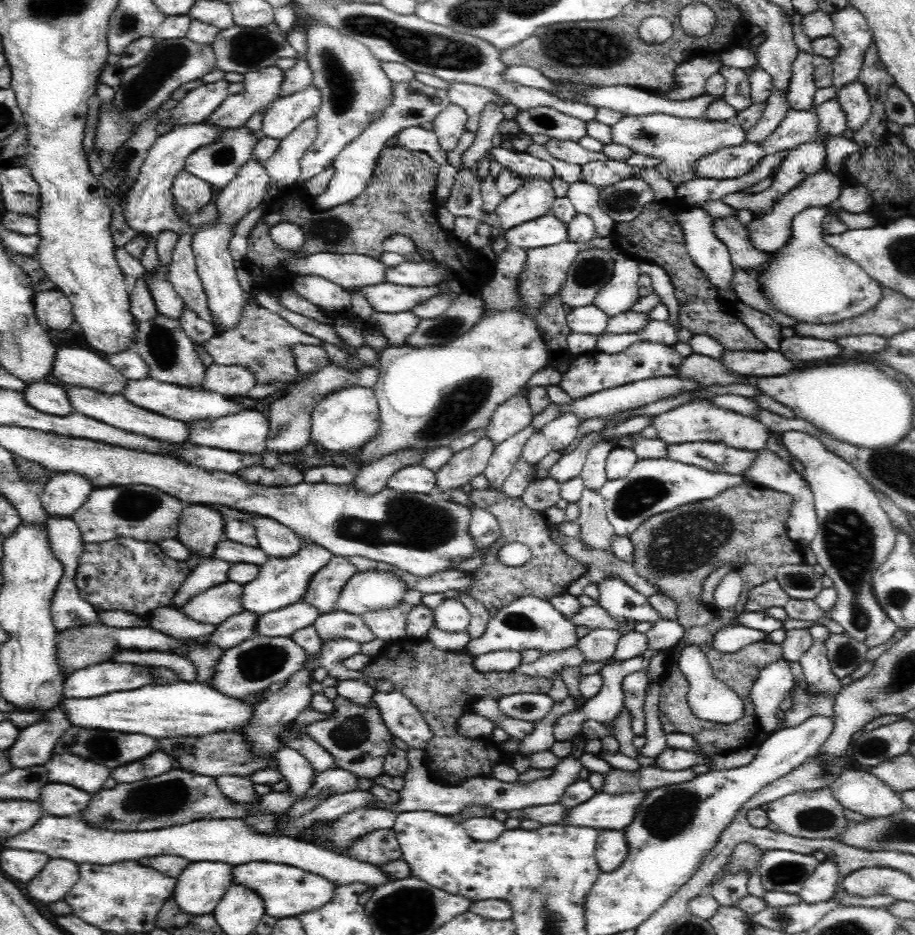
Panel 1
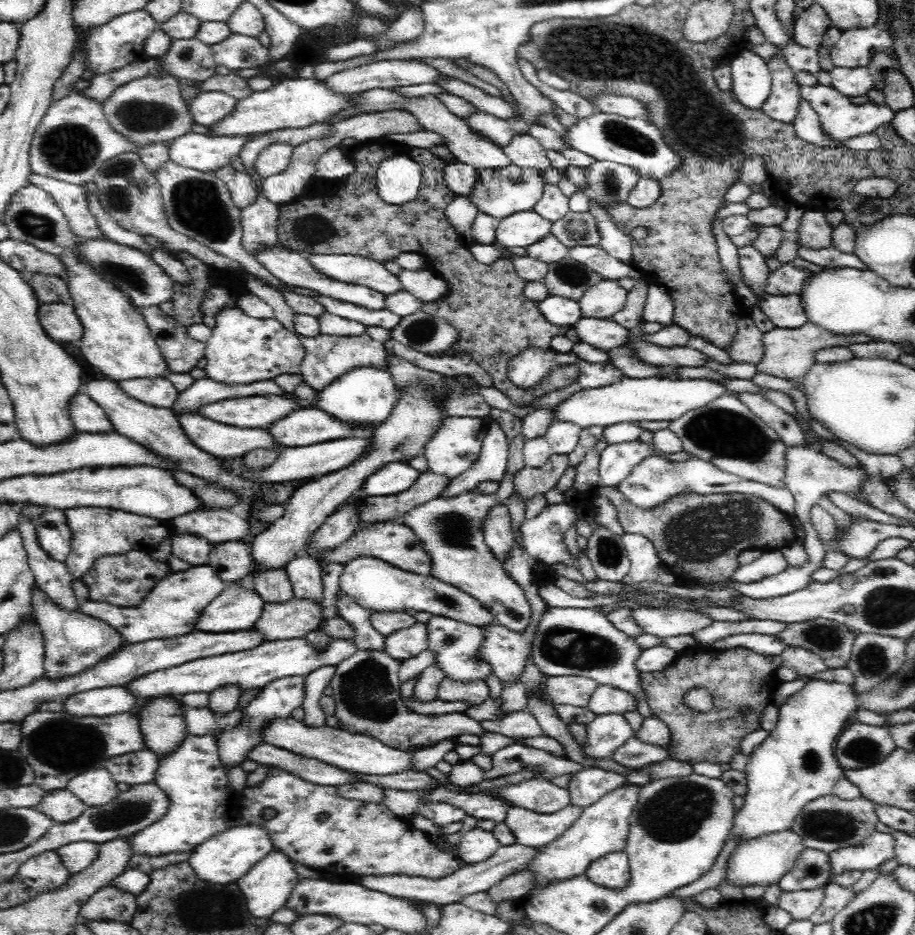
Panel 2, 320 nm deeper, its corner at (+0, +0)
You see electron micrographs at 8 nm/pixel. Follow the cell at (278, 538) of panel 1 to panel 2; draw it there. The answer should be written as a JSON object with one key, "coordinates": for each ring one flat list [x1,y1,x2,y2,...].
{"coordinates":[[300,554,292,560,291,563,288,563,285,566,285,569,286,574,289,576,290,582,292,583,295,596,304,601,314,601,314,603,318,603,321,613,324,600,324,589,321,577,322,567,320,567,312,557,308,557,306,554]]}

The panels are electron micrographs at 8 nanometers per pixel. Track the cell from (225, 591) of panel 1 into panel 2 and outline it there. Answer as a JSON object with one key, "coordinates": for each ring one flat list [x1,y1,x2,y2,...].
{"coordinates":[[191,566,181,571,171,571,144,596,138,606,120,607,103,602,86,601,80,605,82,614,98,618,114,628,122,642,132,644,158,638,174,638,190,633,200,612,226,587,226,582,216,576,212,567]]}

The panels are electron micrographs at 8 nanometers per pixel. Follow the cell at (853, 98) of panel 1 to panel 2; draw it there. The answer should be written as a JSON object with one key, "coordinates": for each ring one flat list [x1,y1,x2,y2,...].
{"coordinates":[[866,66,856,68,834,67,829,71,832,86,846,96,862,96,872,90,873,76]]}

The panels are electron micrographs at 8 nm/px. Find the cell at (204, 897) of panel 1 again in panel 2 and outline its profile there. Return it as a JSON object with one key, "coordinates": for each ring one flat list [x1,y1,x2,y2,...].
{"coordinates":[[245,821,220,834,216,832,204,842,200,842,191,853,189,862,200,880,210,884,228,884,242,878,247,870,275,850,269,830,259,824]]}

